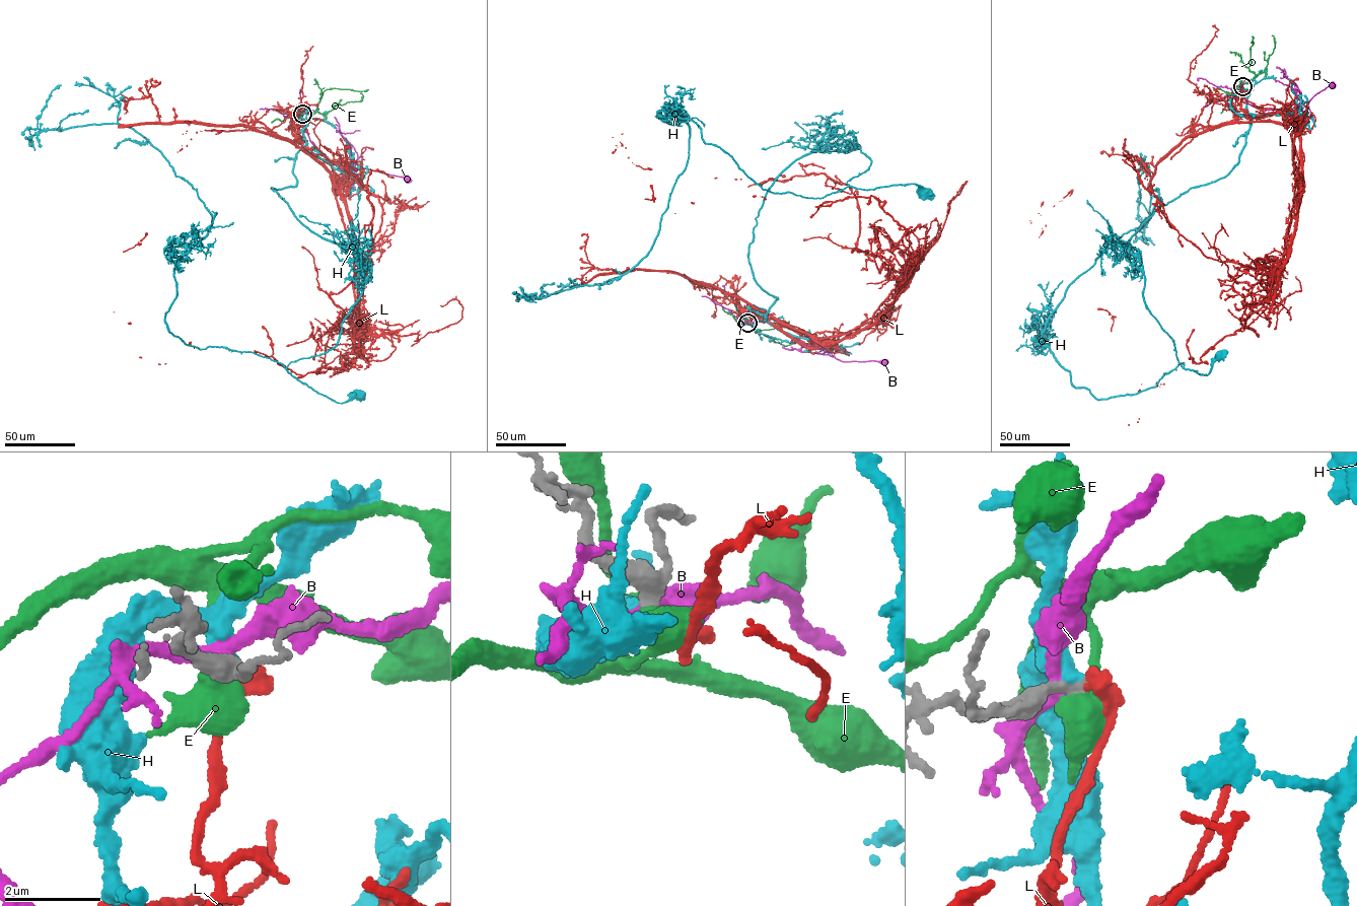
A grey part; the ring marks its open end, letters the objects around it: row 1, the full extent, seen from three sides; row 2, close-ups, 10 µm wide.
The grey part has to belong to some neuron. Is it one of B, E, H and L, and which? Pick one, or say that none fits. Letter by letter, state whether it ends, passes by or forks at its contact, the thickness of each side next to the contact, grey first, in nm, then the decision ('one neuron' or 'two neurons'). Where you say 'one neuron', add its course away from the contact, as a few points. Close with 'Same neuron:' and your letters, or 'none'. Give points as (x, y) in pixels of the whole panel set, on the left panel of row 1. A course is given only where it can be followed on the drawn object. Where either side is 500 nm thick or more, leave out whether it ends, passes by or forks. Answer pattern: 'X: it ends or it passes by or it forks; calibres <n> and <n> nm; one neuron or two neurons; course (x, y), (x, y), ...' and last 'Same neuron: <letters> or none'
B: it passes by; calibres 320 and 280 nm; two neurons
E: it forks; calibres 320 and 400 nm; two neurons
H: it passes by; calibres 380 and 340 nm; two neurons
L: it ends; calibres 260 and 320 nm; one neuron; course (302, 114), (354, 253), (340, 368), (303, 375), (191, 343), (139, 357), (114, 311), (146, 233)
Same neuron: L

